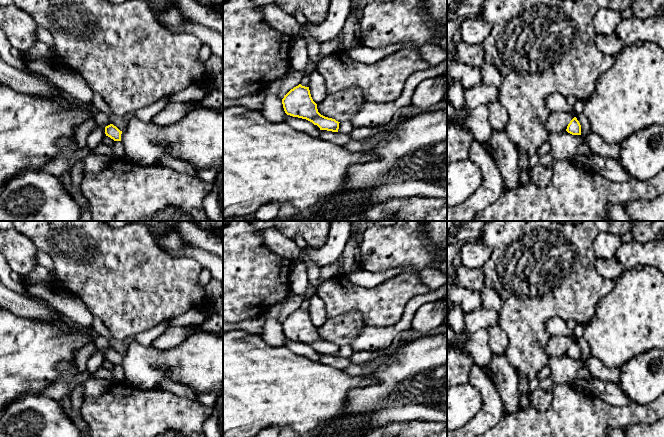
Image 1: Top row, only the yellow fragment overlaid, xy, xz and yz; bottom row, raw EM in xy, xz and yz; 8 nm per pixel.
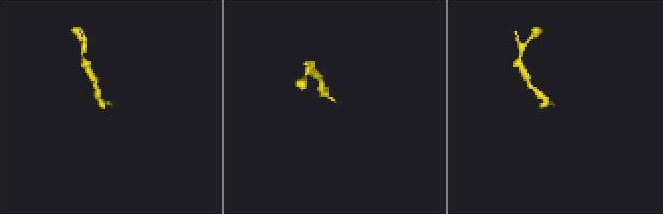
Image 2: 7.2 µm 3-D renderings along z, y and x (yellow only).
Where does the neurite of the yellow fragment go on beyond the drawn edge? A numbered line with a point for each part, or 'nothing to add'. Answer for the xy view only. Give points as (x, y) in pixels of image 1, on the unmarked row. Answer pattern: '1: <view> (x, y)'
1: xy (197, 363)

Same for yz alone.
nothing to add

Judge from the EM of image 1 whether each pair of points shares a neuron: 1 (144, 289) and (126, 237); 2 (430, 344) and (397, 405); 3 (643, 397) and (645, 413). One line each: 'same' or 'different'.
1: same
2: same
3: different

